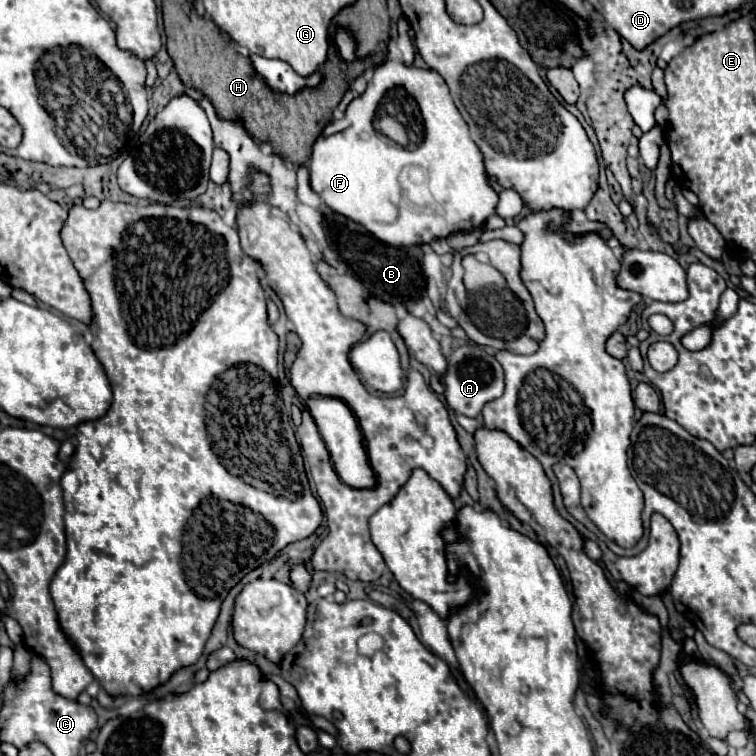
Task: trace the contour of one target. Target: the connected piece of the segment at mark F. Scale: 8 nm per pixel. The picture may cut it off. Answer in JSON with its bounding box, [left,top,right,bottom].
[309,60,499,248]

